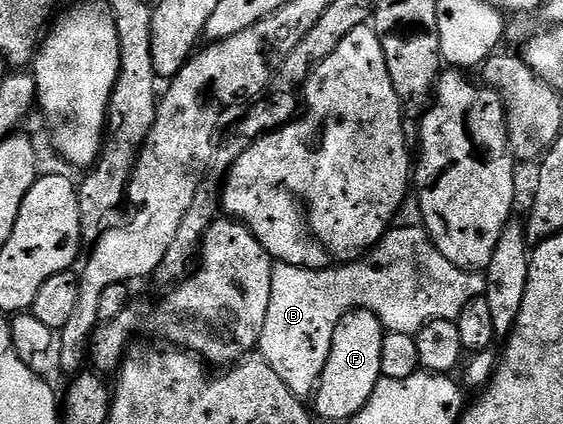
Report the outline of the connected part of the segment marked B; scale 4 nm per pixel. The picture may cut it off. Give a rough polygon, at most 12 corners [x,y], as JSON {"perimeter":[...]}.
{"perimeter":[[424,228],[331,269],[274,264],[261,360],[312,398],[339,319],[456,321],[486,274]]}

